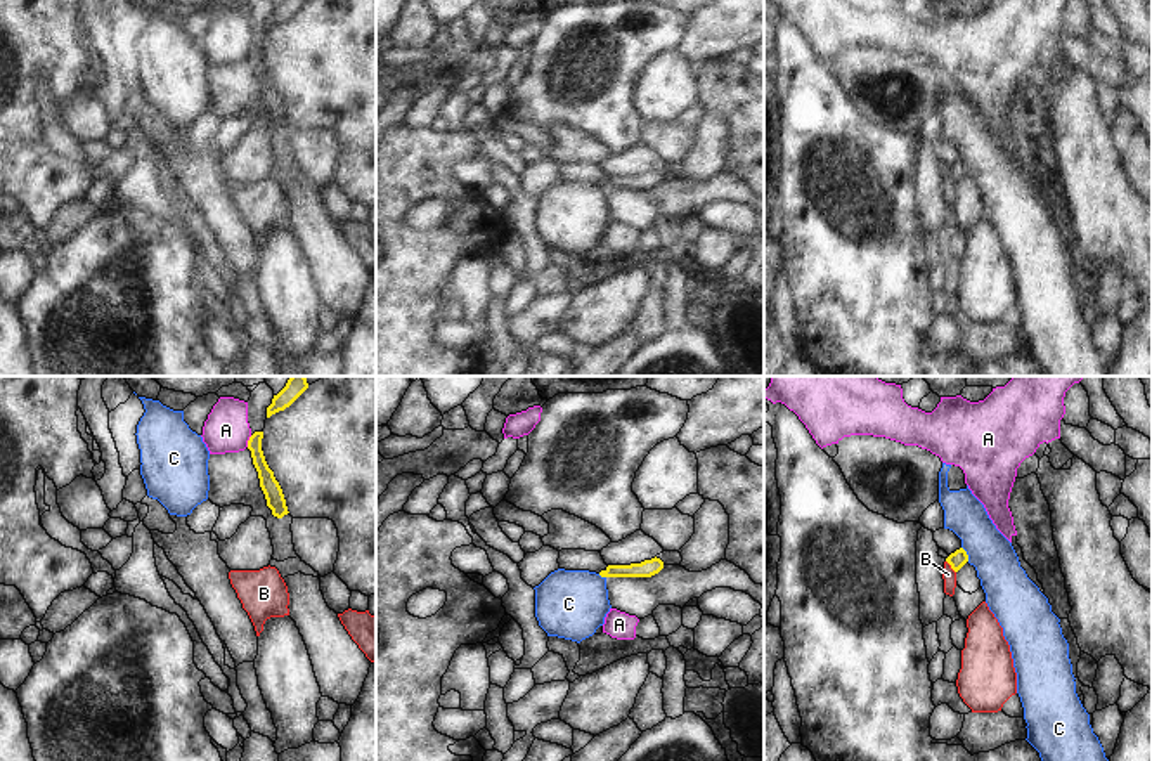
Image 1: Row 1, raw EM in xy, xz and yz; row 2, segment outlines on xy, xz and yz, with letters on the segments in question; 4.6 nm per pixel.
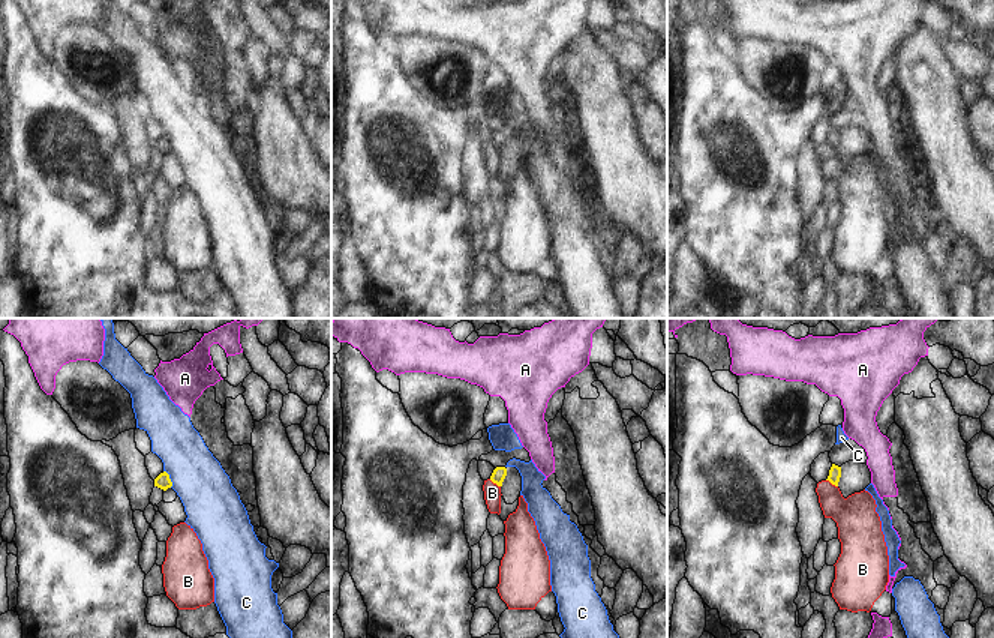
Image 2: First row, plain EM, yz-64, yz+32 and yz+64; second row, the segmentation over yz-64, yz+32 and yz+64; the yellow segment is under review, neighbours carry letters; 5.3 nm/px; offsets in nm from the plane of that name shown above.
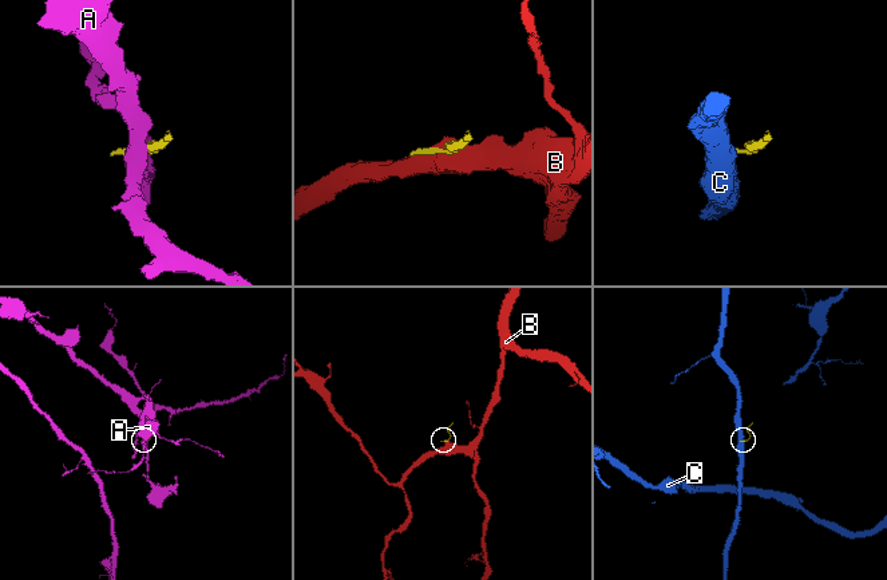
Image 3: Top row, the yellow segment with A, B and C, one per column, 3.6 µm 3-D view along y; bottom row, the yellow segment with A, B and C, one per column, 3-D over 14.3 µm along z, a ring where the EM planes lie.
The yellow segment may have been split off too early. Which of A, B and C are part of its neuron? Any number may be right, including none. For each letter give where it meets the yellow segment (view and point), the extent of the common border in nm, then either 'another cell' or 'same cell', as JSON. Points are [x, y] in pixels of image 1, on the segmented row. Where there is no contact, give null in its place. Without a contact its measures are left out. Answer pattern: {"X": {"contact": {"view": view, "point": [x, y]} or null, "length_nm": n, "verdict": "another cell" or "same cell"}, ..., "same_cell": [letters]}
{"A": {"contact": {"view": "xy", "point": [248, 441]}, "length_nm": 60, "verdict": "another cell"}, "B": {"contact": {"view": "yz", "point": [951, 567]}, "length_nm": 80, "verdict": "another cell"}, "C": {"contact": {"view": "yz", "point": [965, 553]}, "length_nm": 80, "verdict": "another cell"}, "same_cell": []}

